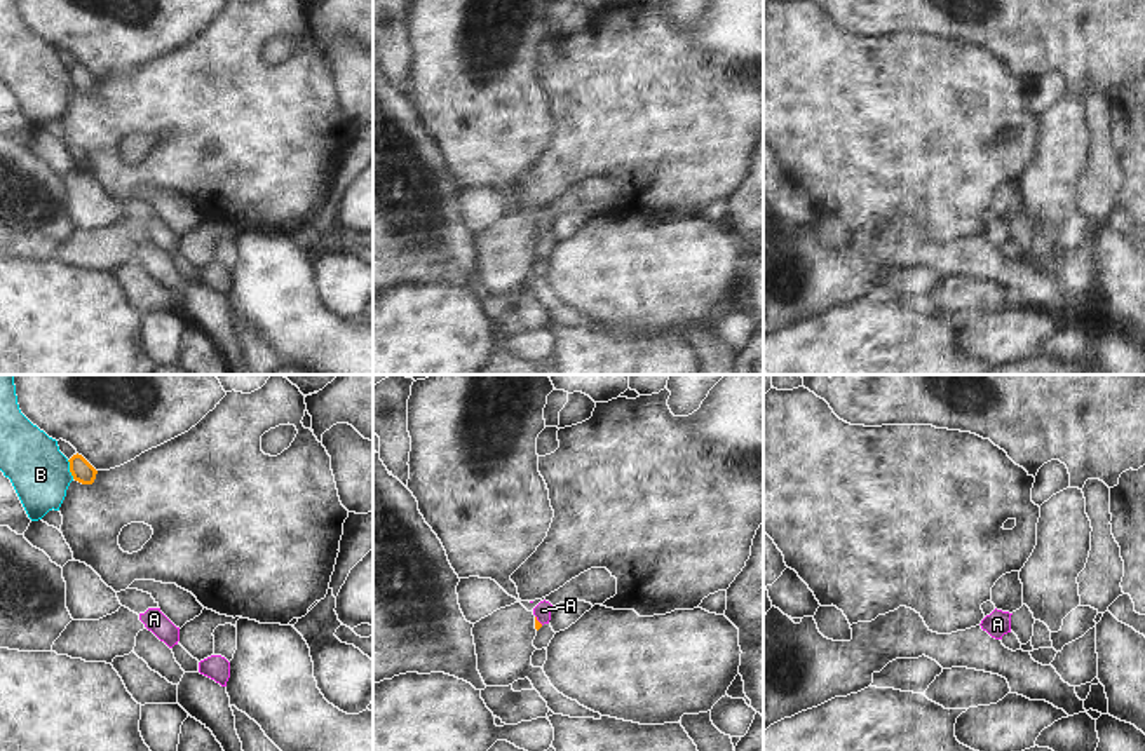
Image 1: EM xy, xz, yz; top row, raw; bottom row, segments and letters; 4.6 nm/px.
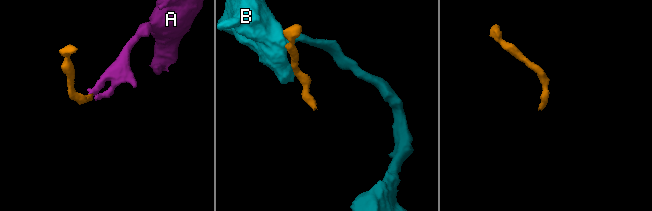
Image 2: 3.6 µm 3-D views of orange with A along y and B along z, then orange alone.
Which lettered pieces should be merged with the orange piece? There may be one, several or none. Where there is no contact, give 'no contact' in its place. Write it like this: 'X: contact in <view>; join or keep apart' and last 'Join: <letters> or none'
A: contact in xz; join
B: contact in xy; keep apart
Join: A

